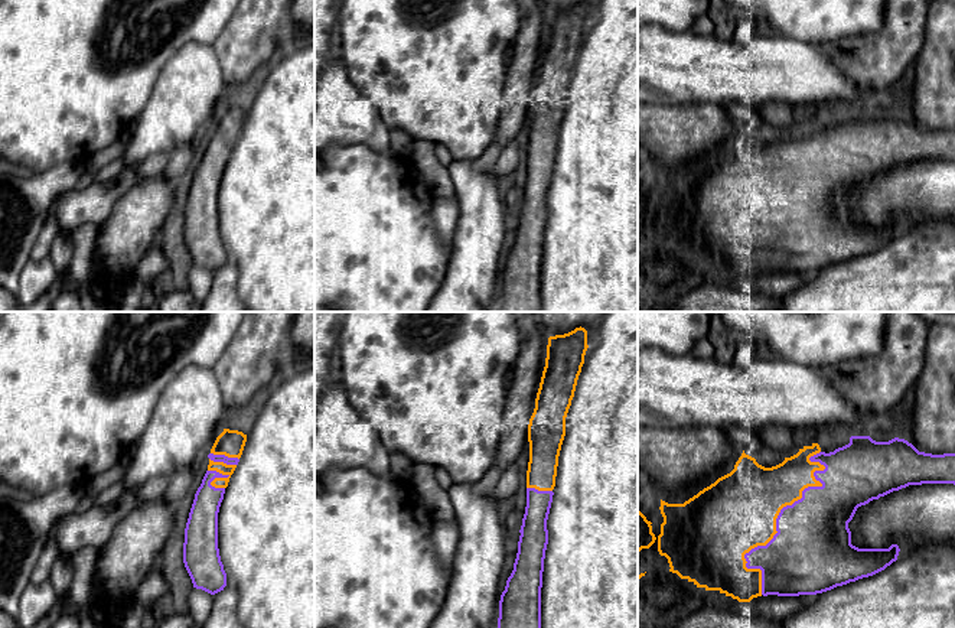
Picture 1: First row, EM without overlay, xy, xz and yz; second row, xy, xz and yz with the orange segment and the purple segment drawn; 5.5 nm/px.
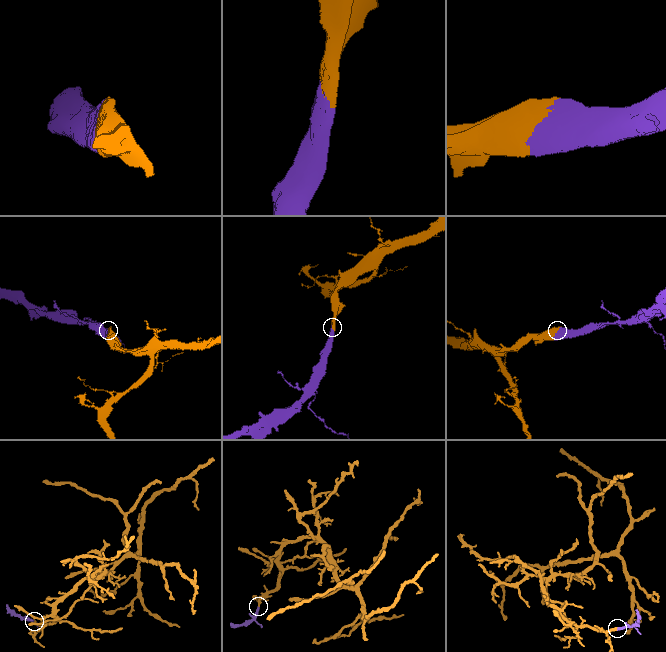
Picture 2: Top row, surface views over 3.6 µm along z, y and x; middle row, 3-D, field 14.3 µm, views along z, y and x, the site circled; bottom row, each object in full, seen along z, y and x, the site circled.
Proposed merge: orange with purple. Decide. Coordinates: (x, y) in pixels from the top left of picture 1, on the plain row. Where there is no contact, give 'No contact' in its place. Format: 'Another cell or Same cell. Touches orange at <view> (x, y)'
Same cell. Touches orange at yz (778, 191)

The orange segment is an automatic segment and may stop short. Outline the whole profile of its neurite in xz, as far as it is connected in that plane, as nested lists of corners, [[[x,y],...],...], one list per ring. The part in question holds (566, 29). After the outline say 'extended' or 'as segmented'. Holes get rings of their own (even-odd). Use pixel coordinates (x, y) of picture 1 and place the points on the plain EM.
[[[581,3],[548,14],[545,43],[528,101],[527,183],[514,247],[499,277],[498,312],[541,312],[547,196],[565,113],[565,94],[587,25],[587,7]]]; extended

